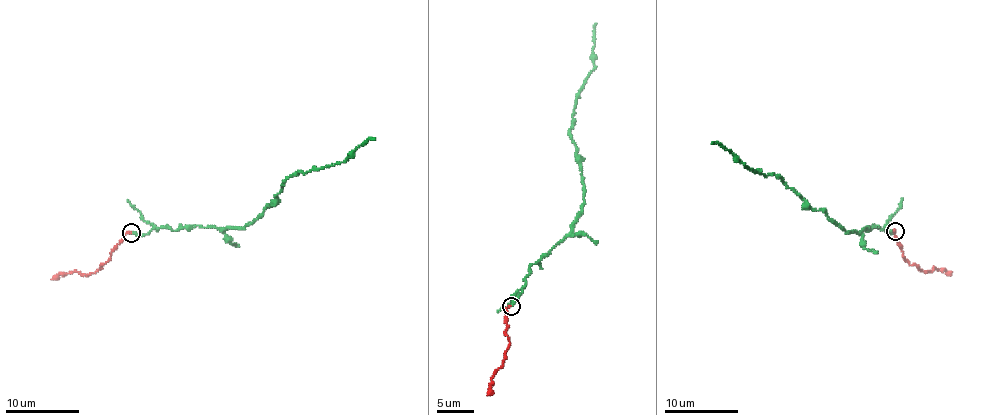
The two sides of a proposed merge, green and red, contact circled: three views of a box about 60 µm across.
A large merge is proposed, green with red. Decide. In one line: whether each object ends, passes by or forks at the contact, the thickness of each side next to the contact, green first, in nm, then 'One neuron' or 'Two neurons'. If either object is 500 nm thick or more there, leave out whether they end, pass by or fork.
At the ring green ends. At the ring red ends. Thickness 280 nm (green) against 180 nm. One neuron

